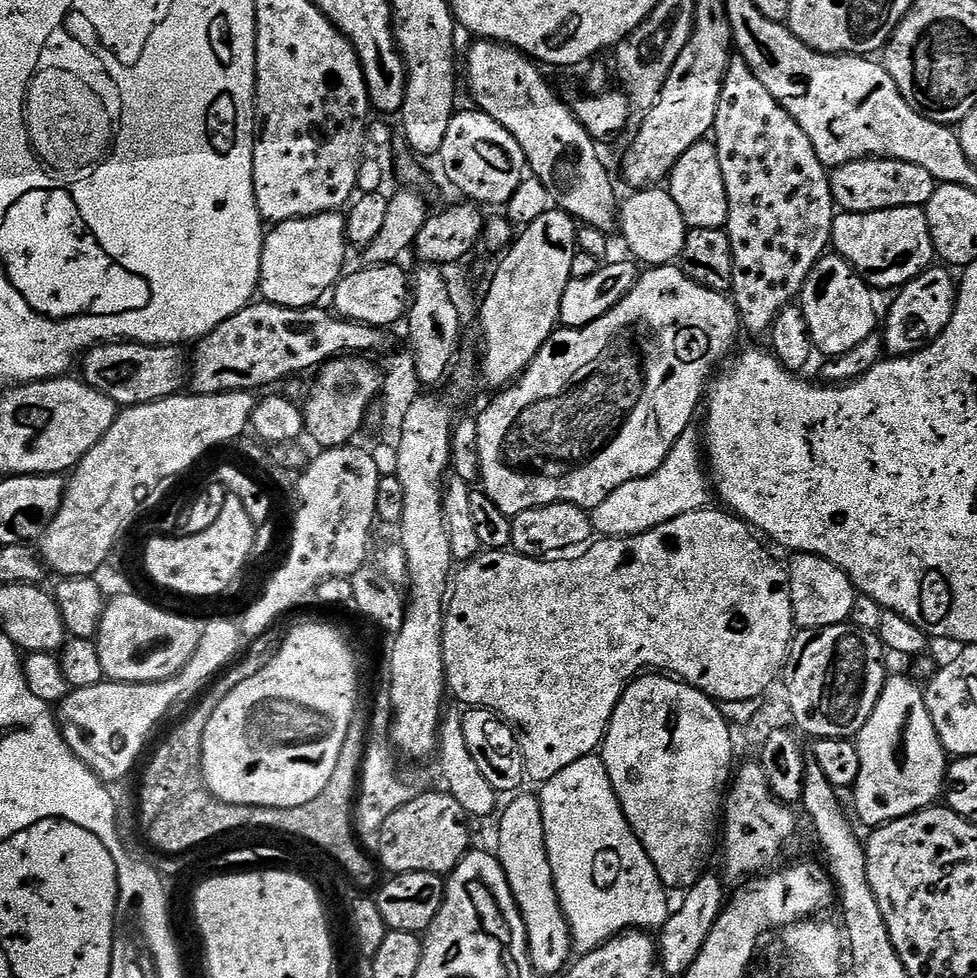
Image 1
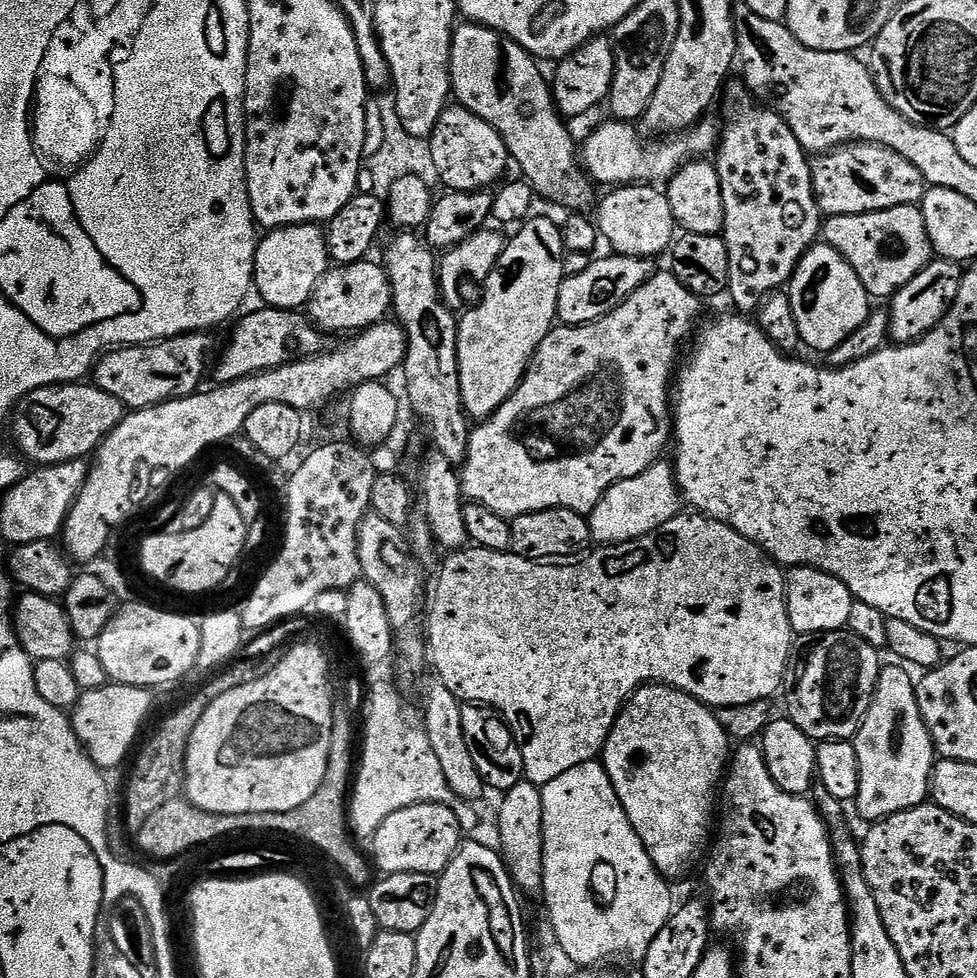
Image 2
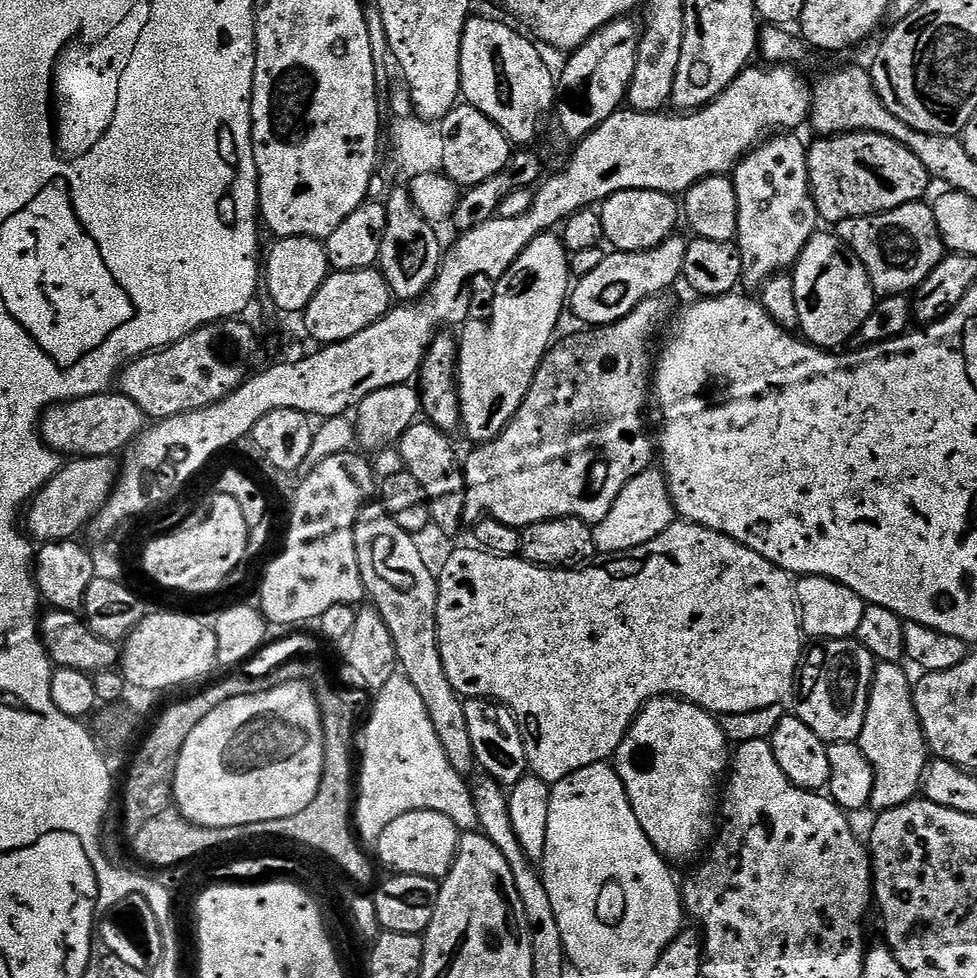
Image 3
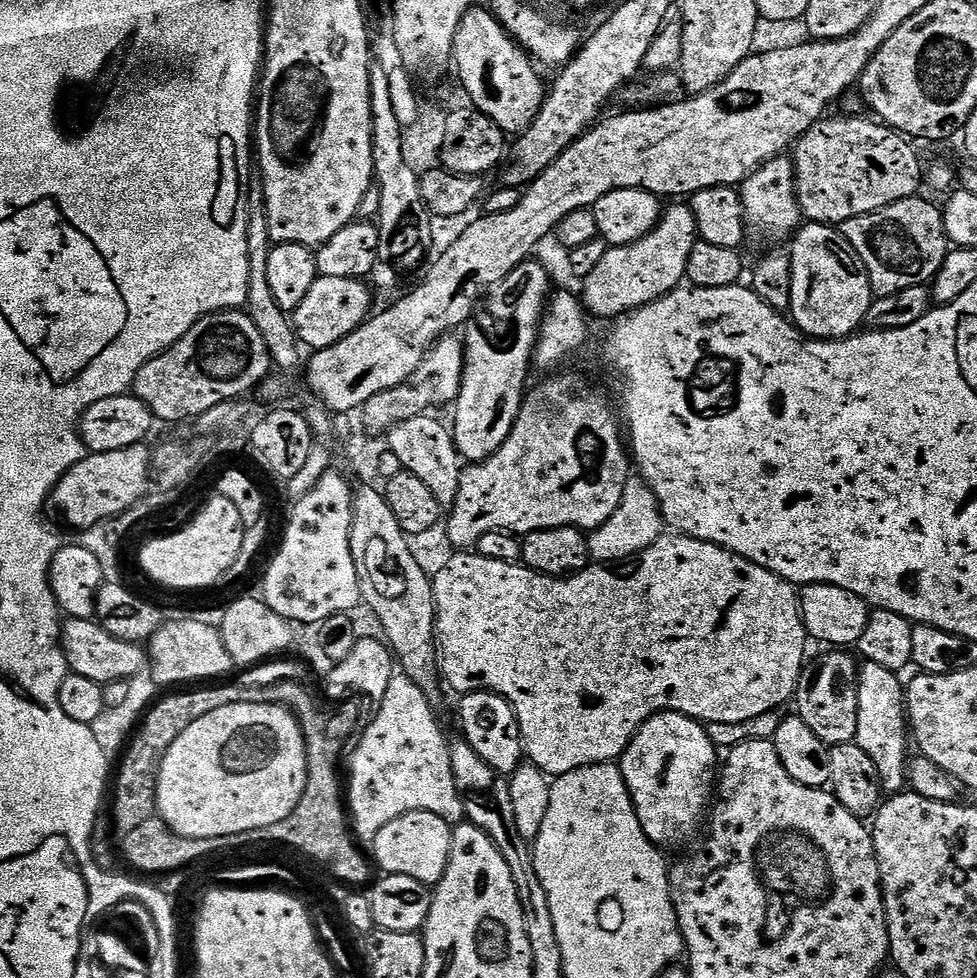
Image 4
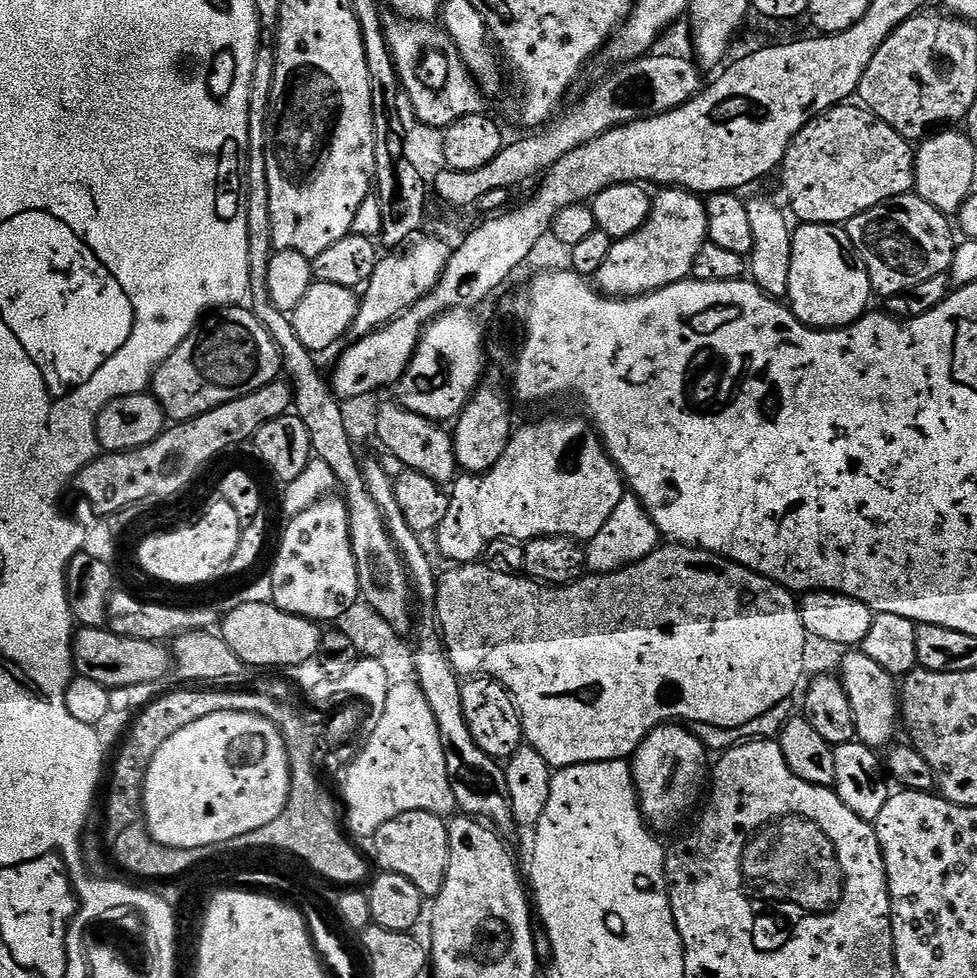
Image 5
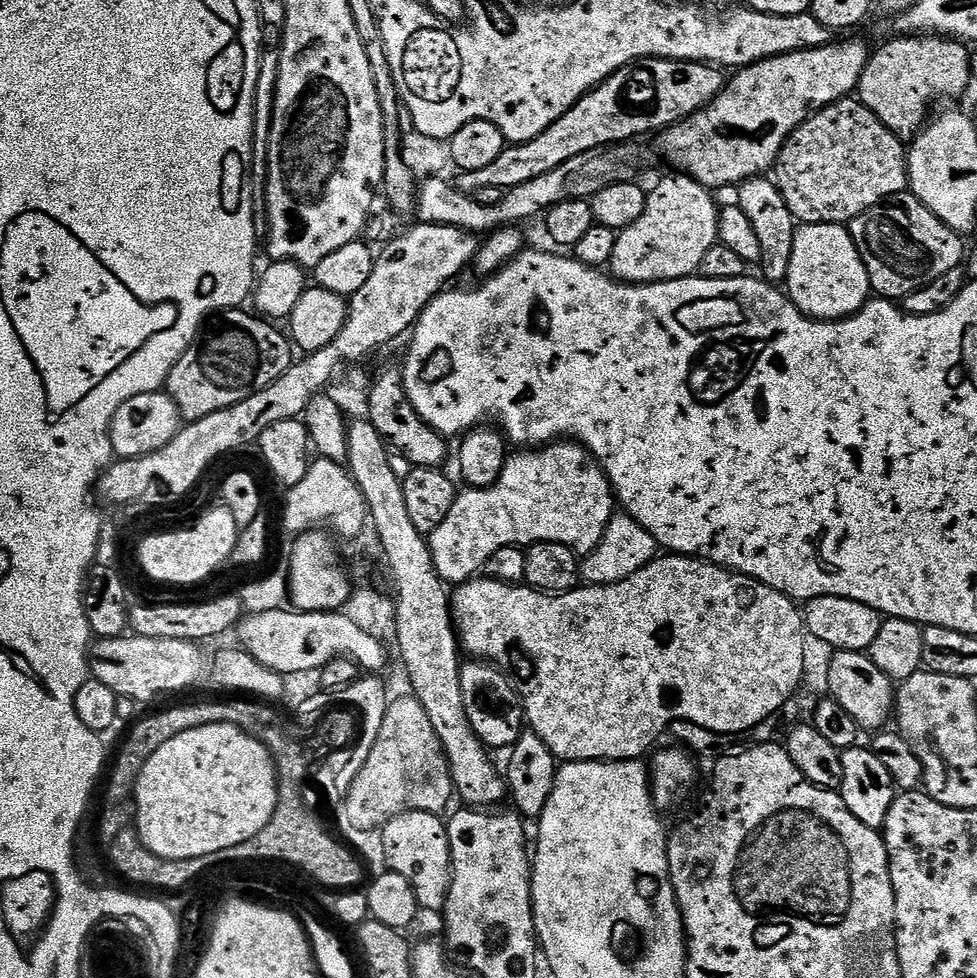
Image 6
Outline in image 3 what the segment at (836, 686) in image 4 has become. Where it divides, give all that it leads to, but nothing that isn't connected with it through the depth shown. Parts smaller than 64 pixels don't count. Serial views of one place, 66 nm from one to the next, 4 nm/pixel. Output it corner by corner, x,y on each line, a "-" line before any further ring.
855,638
830,640
825,648
828,649
824,652
824,665
821,666
812,689
805,694
804,701
794,708
794,715
828,744
859,741
877,661
870,650
866,650
866,646
862,646

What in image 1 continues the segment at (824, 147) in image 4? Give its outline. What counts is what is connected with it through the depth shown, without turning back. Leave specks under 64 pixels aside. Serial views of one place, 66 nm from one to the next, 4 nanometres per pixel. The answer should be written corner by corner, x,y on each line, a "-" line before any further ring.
855,160
831,169
832,199
837,209
846,212
877,212
891,208
924,208
930,202
938,182
922,166
897,160

